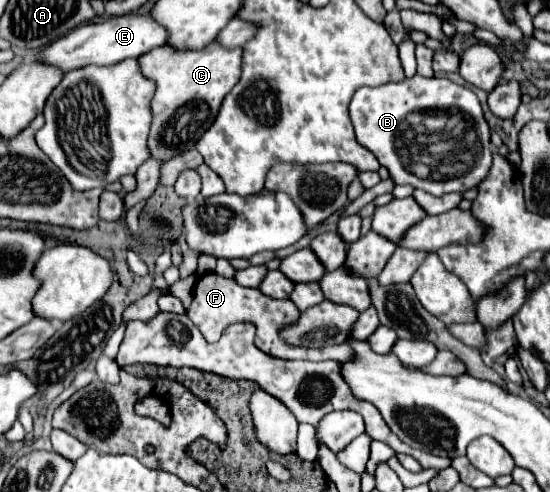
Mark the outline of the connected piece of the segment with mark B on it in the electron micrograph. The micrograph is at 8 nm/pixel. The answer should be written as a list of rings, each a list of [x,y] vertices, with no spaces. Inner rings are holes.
[[[404,78],[400,82],[388,82],[376,88],[360,88],[350,102],[350,118],[356,130],[356,140],[372,150],[382,166],[388,168],[392,182],[410,184],[412,188],[420,188],[432,196],[444,196],[448,192],[466,192],[478,186],[492,166],[492,150],[490,150],[490,126],[484,120],[480,102],[476,94],[464,86],[450,82],[448,78]],[[420,166],[428,166],[424,170],[424,178],[416,176]]]

